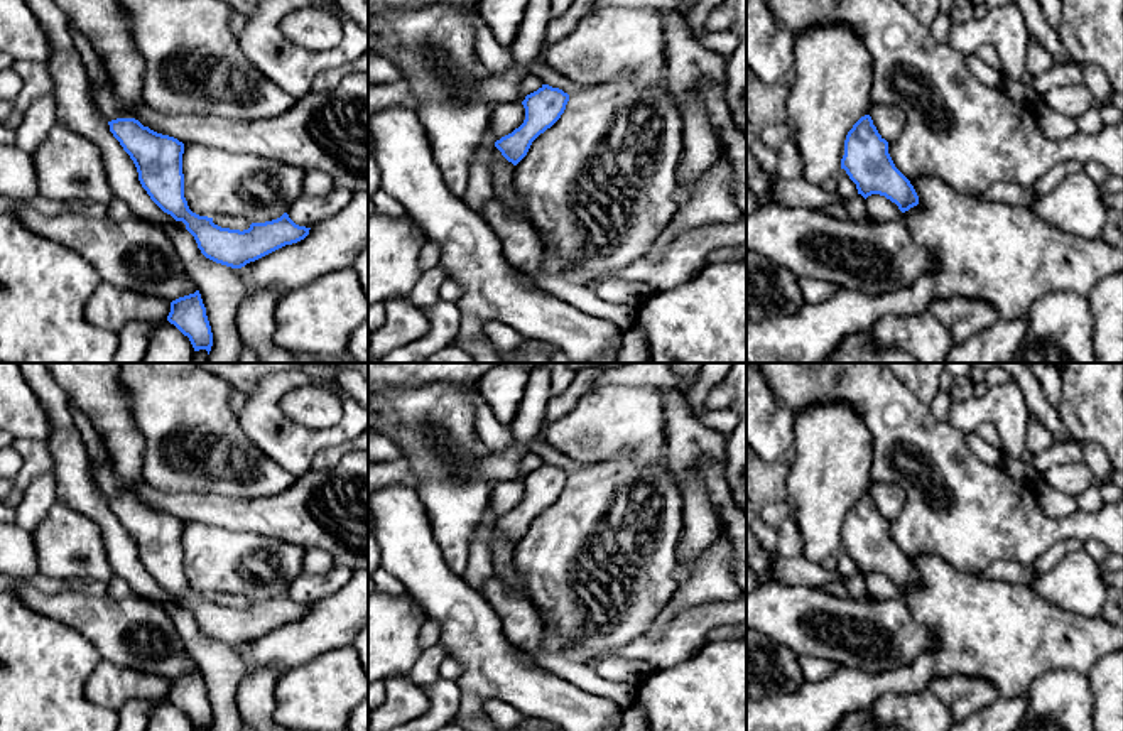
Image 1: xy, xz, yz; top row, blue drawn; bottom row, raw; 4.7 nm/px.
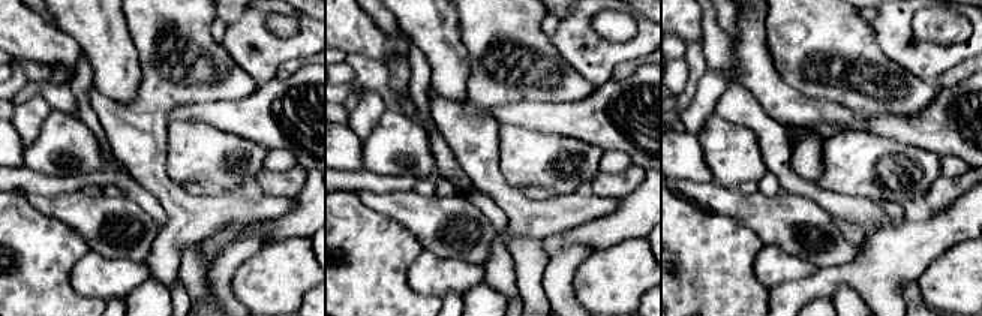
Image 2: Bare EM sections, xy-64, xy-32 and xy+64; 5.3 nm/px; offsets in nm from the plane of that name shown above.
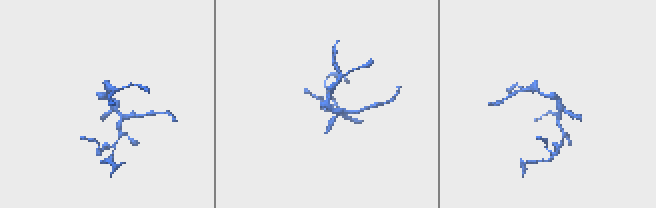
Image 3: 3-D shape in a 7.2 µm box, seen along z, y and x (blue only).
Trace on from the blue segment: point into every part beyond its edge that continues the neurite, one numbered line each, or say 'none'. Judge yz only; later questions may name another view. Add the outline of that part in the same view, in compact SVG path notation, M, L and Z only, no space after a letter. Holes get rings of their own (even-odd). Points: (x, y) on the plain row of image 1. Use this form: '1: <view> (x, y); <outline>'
1: yz (971, 514); M757 363L775 400L795 415L812 405L848 403L866 424L873 442L870 483L892 483L905 491L902 512L888 522L895 545L909 557L934 554L956 569L983 572L996 560L1017 560L1027 567L1061 540L1099 540L1109 552L1123 555L1123 498L1096 512L1077 510L1066 518L1047 517L1035 488L1006 476L998 466L983 463L969 447L968 436L951 422L939 420L930 405L920 402L893 373L888 363Z

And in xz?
1: xz (502, 549); M495 523L488 533L488 547L491 552L493 576L512 593L529 599L524 577L513 562L515 544L508 540Z

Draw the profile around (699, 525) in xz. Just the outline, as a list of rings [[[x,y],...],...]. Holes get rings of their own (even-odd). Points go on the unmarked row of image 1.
[[[697,456],[691,471],[694,473],[682,488],[682,535],[677,545],[681,562],[692,562],[701,557],[718,537],[718,517],[709,496],[701,485],[697,473],[706,464],[706,458]]]

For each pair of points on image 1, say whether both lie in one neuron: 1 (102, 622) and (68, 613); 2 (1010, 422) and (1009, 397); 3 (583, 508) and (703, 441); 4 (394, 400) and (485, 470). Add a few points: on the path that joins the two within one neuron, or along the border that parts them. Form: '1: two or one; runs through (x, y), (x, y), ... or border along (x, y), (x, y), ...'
1: one; runs through (93, 617), (76, 613)
2: one; runs through (1010, 416), (1009, 404)
3: two; border along (664, 460), (679, 492)
4: two; border along (480, 460), (478, 473), (493, 483)

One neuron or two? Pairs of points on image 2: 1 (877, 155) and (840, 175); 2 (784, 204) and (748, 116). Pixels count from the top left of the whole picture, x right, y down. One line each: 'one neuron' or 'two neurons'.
1: one neuron
2: two neurons

